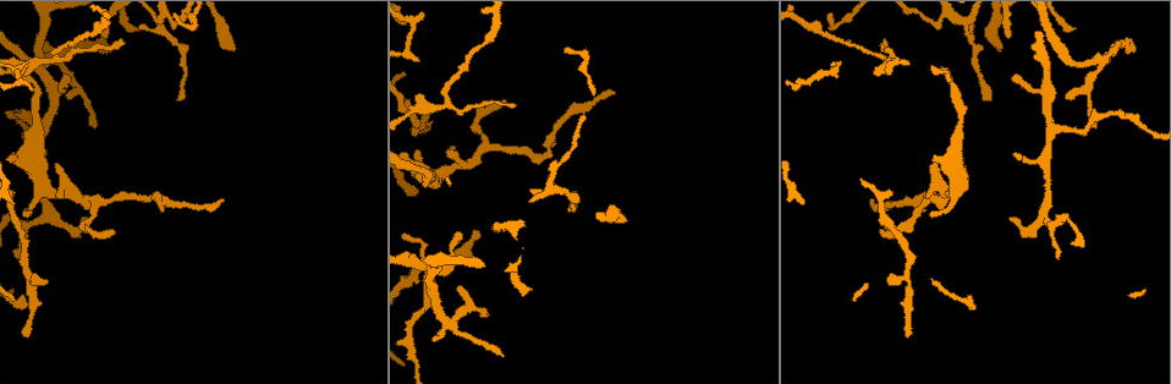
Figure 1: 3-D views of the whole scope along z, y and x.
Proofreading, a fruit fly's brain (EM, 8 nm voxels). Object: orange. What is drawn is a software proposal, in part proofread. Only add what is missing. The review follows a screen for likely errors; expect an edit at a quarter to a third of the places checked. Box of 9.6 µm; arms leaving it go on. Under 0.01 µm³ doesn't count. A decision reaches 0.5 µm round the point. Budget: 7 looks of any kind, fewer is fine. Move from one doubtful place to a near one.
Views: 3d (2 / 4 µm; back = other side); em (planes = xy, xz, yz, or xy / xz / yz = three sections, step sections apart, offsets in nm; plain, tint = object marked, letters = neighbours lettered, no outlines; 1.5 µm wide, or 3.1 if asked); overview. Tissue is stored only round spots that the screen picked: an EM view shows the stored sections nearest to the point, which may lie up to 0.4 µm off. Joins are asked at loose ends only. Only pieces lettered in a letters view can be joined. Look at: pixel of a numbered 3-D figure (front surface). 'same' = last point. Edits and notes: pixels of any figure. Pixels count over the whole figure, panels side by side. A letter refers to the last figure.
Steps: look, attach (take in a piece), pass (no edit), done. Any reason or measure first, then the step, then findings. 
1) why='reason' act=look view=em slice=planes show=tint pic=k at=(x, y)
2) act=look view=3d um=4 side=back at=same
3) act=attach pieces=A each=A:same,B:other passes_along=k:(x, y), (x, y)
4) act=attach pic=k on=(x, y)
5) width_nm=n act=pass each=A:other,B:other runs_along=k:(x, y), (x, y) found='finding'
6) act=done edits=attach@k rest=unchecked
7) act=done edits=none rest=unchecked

act=look view=em slice=planes show=plain pic=1 at=(180, 97)

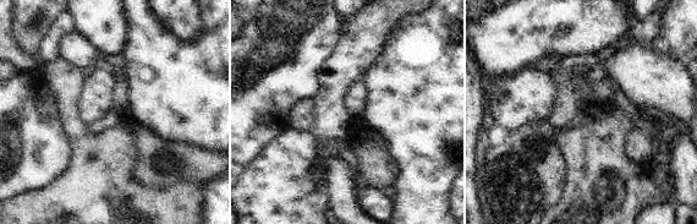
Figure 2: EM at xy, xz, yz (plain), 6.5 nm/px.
why='see the neighbours' act=look view=em slice=planes show=letters at=same

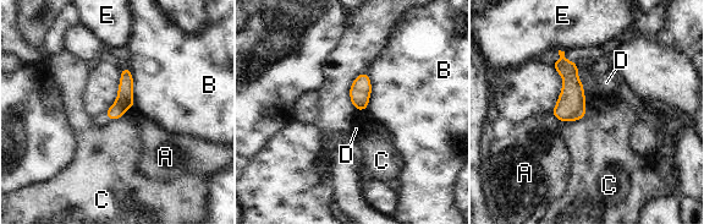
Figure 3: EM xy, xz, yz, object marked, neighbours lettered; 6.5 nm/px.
act=pass each=A:other,B:other,C:other,D:other,E:other runs_along=3:(127, 72), (125, 100), (111, 116) found='none of them fits'

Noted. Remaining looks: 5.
act=look view=em slice=xy step=4 show=letters pic=1 at=(438, 336)

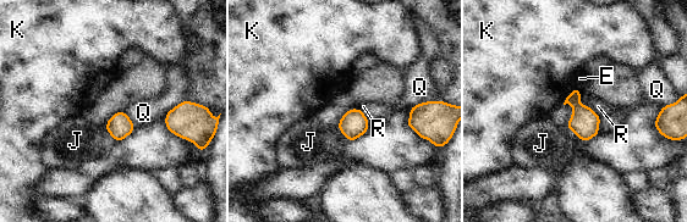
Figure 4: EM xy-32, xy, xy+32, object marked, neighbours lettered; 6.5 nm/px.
act=pass each=E:other,J:other,K:other,Q:other,R:other border=4:(586, 105), (599, 116) found='no lettered piece goes on from it'

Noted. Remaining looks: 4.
why='free end' act=look view=em slice=planes show=letters pic=1 at=(233, 49)

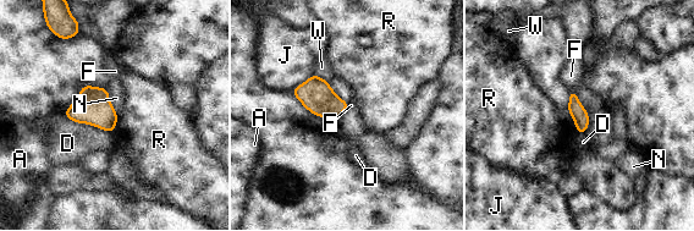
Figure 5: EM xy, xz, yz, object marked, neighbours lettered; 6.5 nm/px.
act=pass each=A:other,D:other,F:other,J:other,N:other,R:other,W:other border=5:(566, 106), (578, 132) found='none of them fits'

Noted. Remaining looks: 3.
act=done edits=none rest=unchecked

